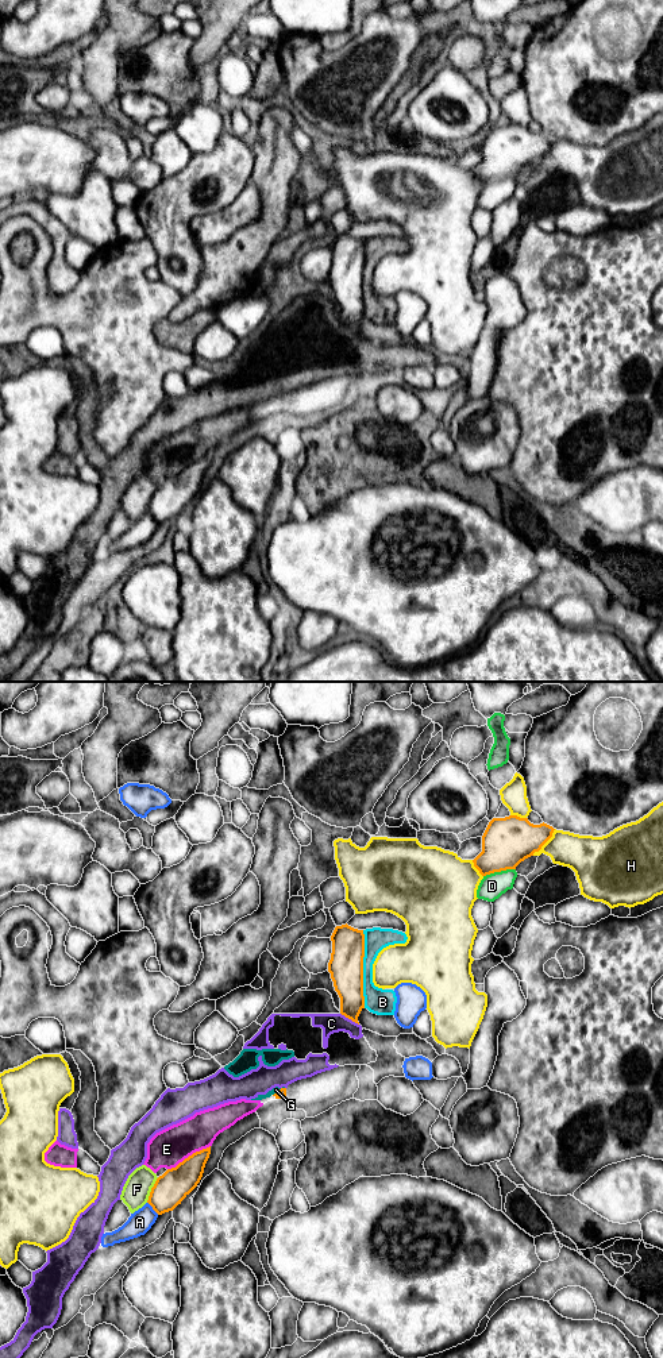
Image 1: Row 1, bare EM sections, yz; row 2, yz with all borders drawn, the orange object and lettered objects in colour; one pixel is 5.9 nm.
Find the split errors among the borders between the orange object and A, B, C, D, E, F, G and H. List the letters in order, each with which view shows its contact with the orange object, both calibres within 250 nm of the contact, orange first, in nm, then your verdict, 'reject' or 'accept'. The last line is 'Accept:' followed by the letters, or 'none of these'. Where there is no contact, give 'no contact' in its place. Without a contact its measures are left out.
A: yz | 200/140 nm | reject
B: yz | 200/160 nm | reject
C: yz | 190/120 nm | reject
D: yz | 280/150 nm | reject
E: yz | 200/220 nm | reject
F: yz | 200/160 nm | reject
G: yz | 60/40 nm | reject
H: yz | 280/240 nm | reject
Accept: none of these

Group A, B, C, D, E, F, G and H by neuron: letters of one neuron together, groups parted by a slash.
A / B E / C G / D / F / H

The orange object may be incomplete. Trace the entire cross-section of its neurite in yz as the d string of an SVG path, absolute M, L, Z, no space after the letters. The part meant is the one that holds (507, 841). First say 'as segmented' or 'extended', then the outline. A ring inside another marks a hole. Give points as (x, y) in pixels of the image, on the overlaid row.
as segmented; M517 815L493 818L482 836L482 852L473 860L474 867L482 876L516 869L541 849L554 830L544 822L533 825Z

